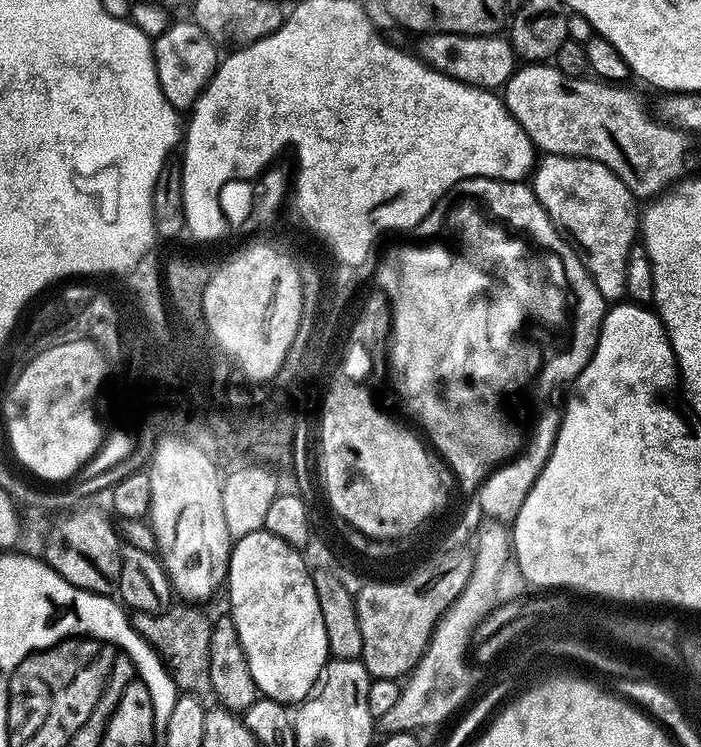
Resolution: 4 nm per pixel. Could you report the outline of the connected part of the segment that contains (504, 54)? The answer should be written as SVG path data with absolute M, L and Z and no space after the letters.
M459 32L425 33L418 50L419 59L447 77L489 90L503 89L518 67L518 57L503 35L466 36Z

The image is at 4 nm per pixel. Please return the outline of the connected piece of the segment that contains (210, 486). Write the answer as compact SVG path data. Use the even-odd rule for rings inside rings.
M185 442L164 444L155 447L152 461L146 466L150 478L150 502L147 519L156 539L156 549L164 573L168 576L171 591L178 597L185 596L188 602L204 602L216 591L221 591L228 575L228 563L232 557L234 537L226 524L226 510L223 509L224 486L216 484L216 475L205 459L204 453L189 447Z

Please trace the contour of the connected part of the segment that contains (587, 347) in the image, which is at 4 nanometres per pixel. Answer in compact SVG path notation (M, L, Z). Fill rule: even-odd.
M475 176L469 180L458 182L452 188L451 194L462 194L464 192L476 192L480 195L494 200L494 214L497 221L507 222L511 226L522 226L522 230L527 228L532 230L532 236L538 236L540 241L546 242L546 246L552 246L553 257L560 259L560 264L564 267L564 276L568 279L566 283L567 291L574 301L574 311L570 316L570 332L572 328L572 341L568 344L565 352L560 352L557 356L552 356L543 361L538 373L538 384L540 380L540 392L544 396L552 396L560 387L571 385L582 374L582 370L590 362L594 350L598 346L598 338L602 330L604 316L608 313L610 304L602 298L602 293L598 291L598 286L594 278L590 278L590 270L582 262L579 252L572 247L571 243L562 235L559 228L550 228L546 224L546 210L538 210L540 203L527 183L514 180L491 180L485 176Z

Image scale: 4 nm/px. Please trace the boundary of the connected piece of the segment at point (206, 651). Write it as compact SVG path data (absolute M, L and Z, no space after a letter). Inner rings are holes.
M171 606L160 613L131 613L134 630L152 649L160 655L164 666L172 675L181 693L197 698L207 697L212 691L210 686L210 630L212 620L200 606Z

